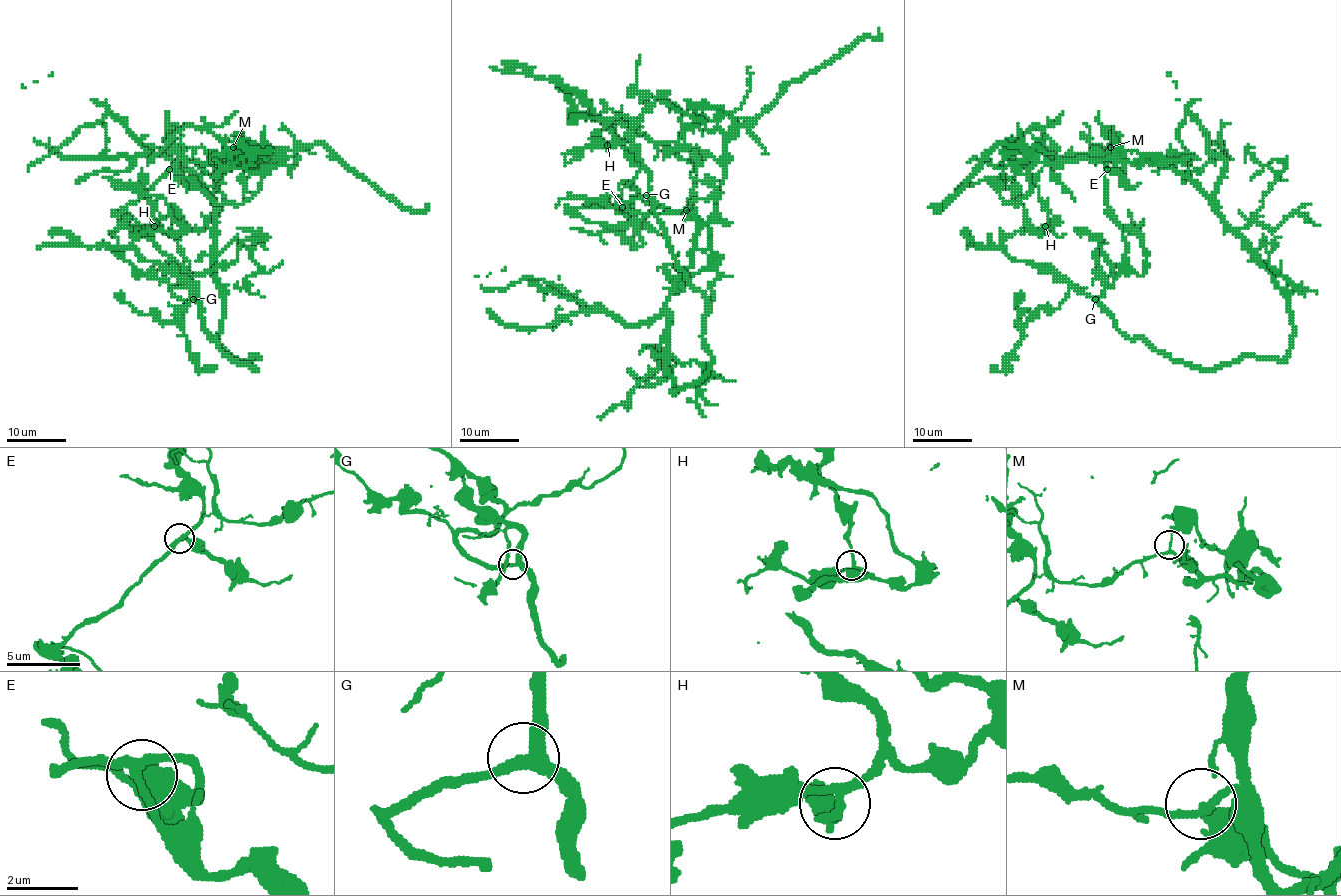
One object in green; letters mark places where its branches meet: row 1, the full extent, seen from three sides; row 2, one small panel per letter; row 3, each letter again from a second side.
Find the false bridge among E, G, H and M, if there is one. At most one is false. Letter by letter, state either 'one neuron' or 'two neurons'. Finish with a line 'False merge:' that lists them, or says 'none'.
E: one neuron
G: one neuron
H: one neuron
M: two neurons
False merge: M

